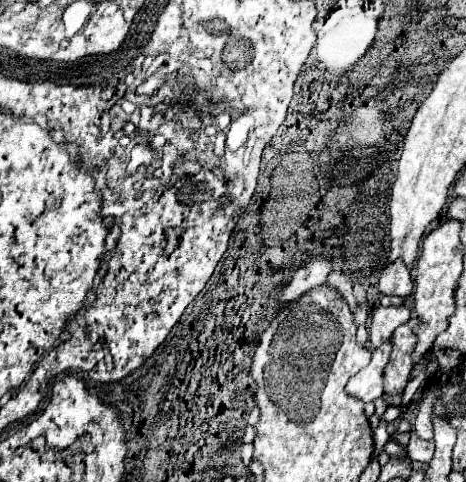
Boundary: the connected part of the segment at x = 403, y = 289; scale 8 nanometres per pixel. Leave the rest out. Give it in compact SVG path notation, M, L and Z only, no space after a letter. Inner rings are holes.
M402 259L386 265L386 269L380 275L378 289L384 295L398 295L398 297L406 297L412 293L412 289L414 289L412 275Z

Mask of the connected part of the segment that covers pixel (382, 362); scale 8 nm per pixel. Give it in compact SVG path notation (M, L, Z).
M382 343L378 349L374 349L370 365L364 367L360 373L356 373L348 381L346 391L348 391L350 397L360 399L364 403L370 403L370 401L374 401L374 399L384 395L384 389L382 389L382 369L386 367L386 363L390 359L390 351L392 351L390 343Z

